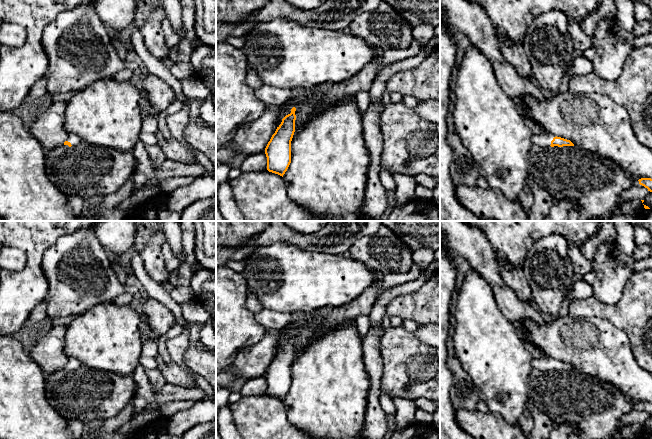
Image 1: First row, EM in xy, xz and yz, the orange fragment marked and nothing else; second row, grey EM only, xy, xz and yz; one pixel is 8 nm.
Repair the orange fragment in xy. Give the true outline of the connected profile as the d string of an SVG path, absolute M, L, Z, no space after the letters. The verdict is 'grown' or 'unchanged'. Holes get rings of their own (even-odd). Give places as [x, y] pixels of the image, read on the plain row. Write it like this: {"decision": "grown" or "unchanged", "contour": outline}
{"decision": "grown", "contour": "M69 358L68 362L66 363L66 365L64 366L64 369L66 370L77 370L79 367L81 367L82 364L79 360L75 359L75 358Z"}

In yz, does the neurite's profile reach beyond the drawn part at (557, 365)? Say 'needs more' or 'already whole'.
needs more

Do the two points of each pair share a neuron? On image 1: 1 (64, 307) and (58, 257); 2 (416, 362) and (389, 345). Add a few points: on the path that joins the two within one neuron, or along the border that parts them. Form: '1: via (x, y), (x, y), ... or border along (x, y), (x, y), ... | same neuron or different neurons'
1: via (64, 295), (64, 288), (55, 279), (55, 269) | same neuron
2: via (409, 361), (396, 348) | same neuron

